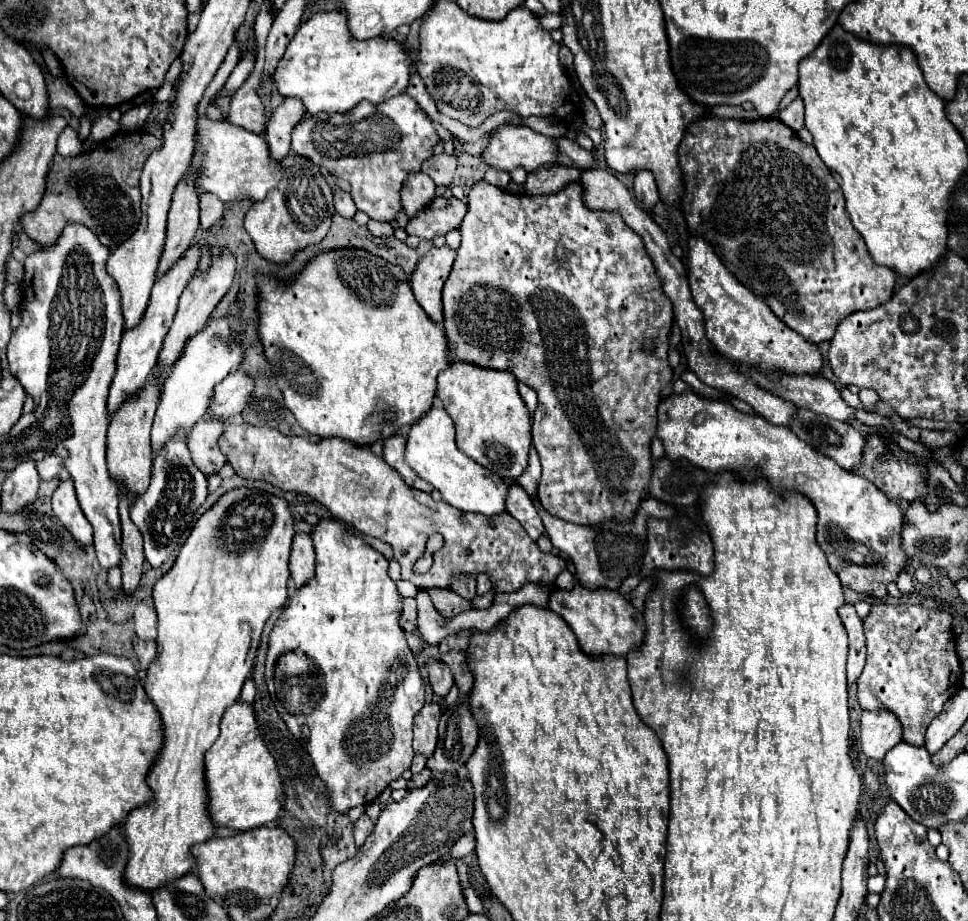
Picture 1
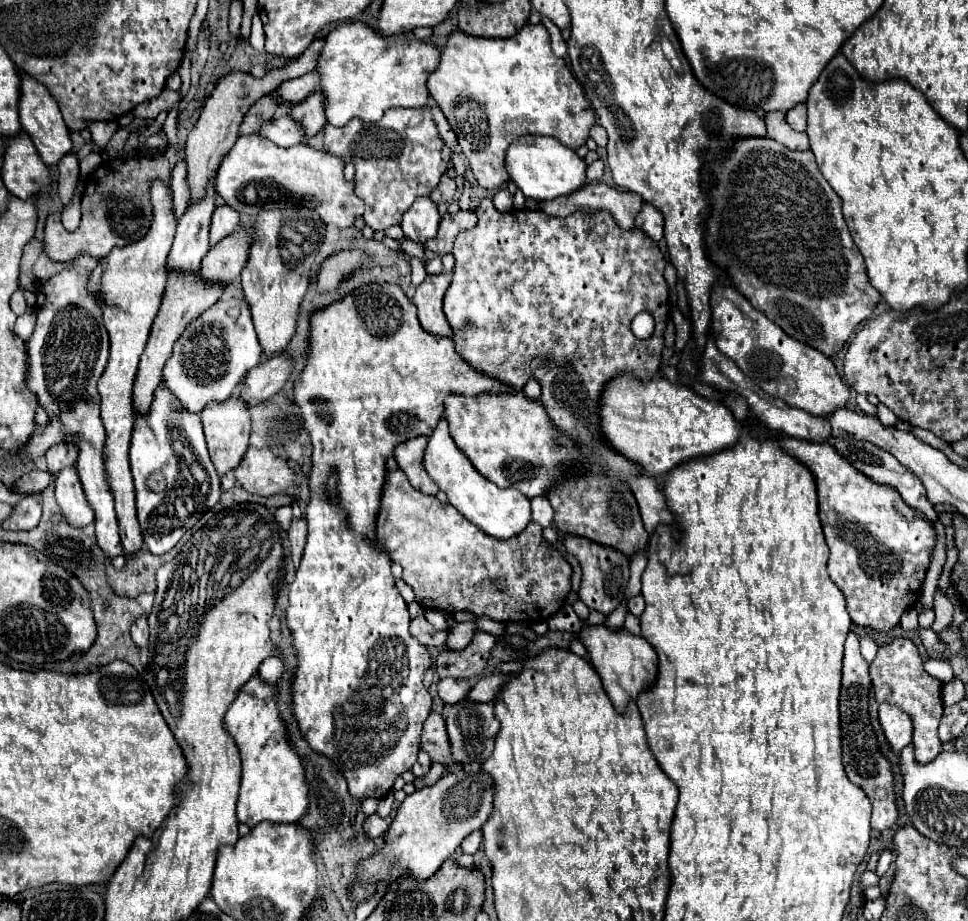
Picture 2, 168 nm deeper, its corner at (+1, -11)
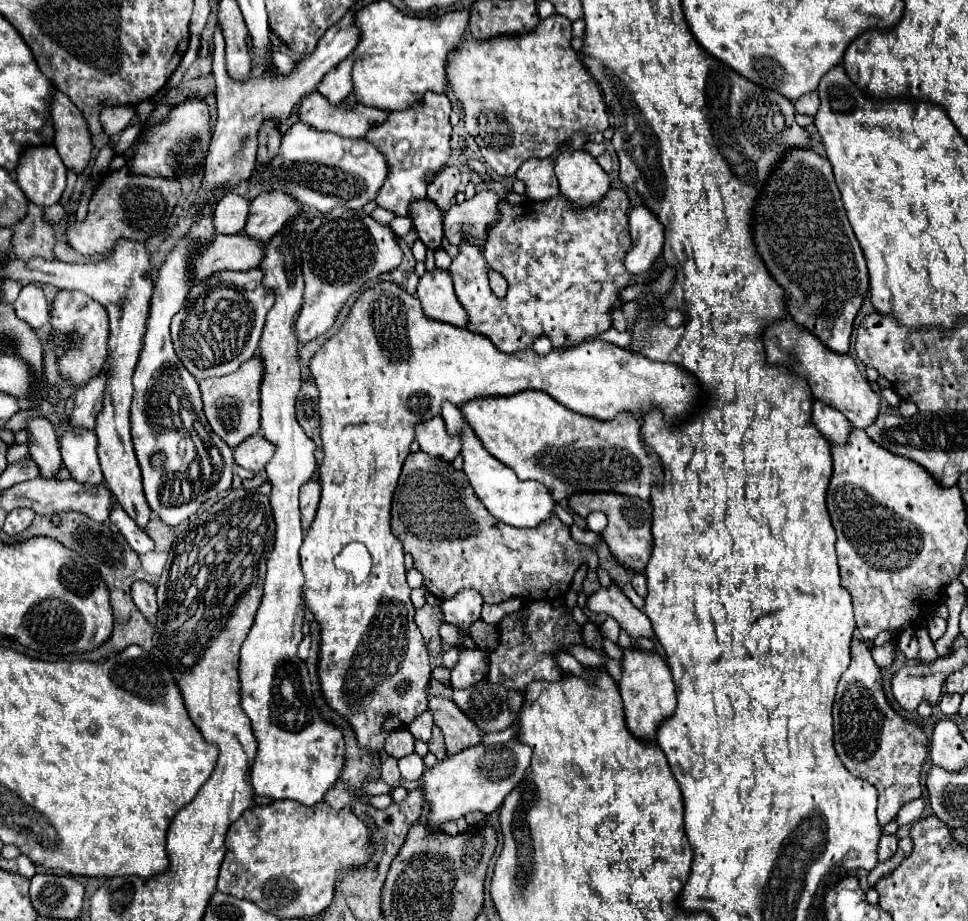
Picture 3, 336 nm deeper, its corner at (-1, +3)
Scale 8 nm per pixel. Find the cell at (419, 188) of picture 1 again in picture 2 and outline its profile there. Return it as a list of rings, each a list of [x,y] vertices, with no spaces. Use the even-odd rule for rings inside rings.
[[[426,197],[414,201],[414,205],[402,217],[400,227],[408,239],[424,245],[428,239],[434,239],[438,235],[438,223],[440,215],[436,203],[430,197]]]

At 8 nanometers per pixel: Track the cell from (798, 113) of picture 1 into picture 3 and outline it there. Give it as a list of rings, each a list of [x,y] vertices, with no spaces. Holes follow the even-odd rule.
[[[816,93],[802,95],[802,97],[800,97],[800,99],[794,103],[794,107],[796,107],[796,111],[798,111],[798,113],[810,115],[810,117],[814,117],[814,115],[816,115],[818,105],[820,105],[820,101],[818,101],[818,95],[816,95]]]

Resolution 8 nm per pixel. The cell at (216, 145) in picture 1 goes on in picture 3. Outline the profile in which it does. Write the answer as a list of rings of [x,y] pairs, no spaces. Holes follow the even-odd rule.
[[[294,123],[282,135],[280,149],[272,157],[272,161],[266,165],[266,169],[258,171],[254,167],[252,183],[256,183],[260,191],[282,191],[282,193],[288,193],[290,197],[296,197],[296,201],[300,201],[300,205],[304,205],[306,209],[328,213],[336,209],[338,205],[346,209],[362,209],[368,201],[376,197],[378,189],[382,187],[386,179],[386,173],[388,173],[388,167],[386,167],[384,157],[366,139],[344,139],[330,131],[314,131],[312,127],[304,123]]]

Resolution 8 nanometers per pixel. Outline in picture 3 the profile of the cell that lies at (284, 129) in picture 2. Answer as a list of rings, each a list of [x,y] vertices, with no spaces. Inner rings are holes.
[[[310,93],[302,99],[298,109],[298,121],[310,125],[312,129],[328,129],[340,137],[364,137],[374,123],[382,123],[388,111],[374,107],[356,105],[348,107],[344,103],[330,105],[320,93]]]

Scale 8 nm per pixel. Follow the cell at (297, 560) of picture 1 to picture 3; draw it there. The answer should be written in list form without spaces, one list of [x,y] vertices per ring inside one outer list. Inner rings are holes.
[[[316,479],[308,481],[302,489],[300,489],[300,521],[302,521],[302,529],[306,531],[316,515],[318,509],[318,501],[320,501],[320,485]]]

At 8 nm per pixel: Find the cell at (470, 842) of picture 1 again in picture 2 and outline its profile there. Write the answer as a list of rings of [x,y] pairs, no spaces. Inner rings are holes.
[[[474,831],[474,833],[470,833],[470,835],[462,841],[462,851],[474,855],[474,853],[478,851],[480,843],[482,843],[482,831]]]

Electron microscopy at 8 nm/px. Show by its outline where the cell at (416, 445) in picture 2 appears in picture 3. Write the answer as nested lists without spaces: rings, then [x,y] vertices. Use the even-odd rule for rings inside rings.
[[[434,417],[428,423],[416,425],[416,441],[420,451],[446,463],[452,463],[460,453],[460,439],[446,433],[442,417]]]

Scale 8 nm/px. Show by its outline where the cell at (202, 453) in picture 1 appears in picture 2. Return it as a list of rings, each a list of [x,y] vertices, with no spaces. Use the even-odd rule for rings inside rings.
[[[230,397],[226,401],[208,403],[204,407],[204,411],[200,413],[200,417],[202,417],[206,441],[208,441],[208,451],[210,451],[216,471],[220,475],[224,475],[224,473],[236,469],[250,445],[250,441],[248,441],[250,439],[250,413],[248,413],[246,401],[240,397]]]

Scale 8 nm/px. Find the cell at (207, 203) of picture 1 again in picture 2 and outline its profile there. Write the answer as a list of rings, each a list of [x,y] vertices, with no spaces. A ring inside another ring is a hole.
[[[226,205],[216,207],[214,217],[212,217],[212,227],[210,227],[210,243],[216,245],[218,241],[222,241],[230,233],[234,233],[238,225],[240,225],[238,211],[234,211],[232,207],[226,207]]]

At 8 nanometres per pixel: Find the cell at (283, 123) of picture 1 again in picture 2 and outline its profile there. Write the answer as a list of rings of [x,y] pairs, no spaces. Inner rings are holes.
[[[316,91],[306,101],[298,103],[298,107],[292,107],[290,117],[298,119],[298,123],[306,123],[306,131],[310,131],[310,137],[312,137],[312,135],[316,135],[326,125],[324,105],[326,105],[324,93]]]

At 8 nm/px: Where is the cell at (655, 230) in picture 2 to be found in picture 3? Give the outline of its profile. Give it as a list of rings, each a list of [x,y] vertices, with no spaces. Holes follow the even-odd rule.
[[[646,205],[634,207],[628,219],[634,247],[626,257],[626,269],[634,275],[640,275],[648,271],[648,267],[662,253],[664,227],[660,227],[658,217],[654,217],[654,213]]]

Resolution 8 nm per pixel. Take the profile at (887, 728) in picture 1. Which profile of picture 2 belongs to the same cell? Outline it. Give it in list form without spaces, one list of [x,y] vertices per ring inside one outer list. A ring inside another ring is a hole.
[[[880,703],[880,723],[894,751],[902,751],[912,741],[912,719],[892,703]]]

